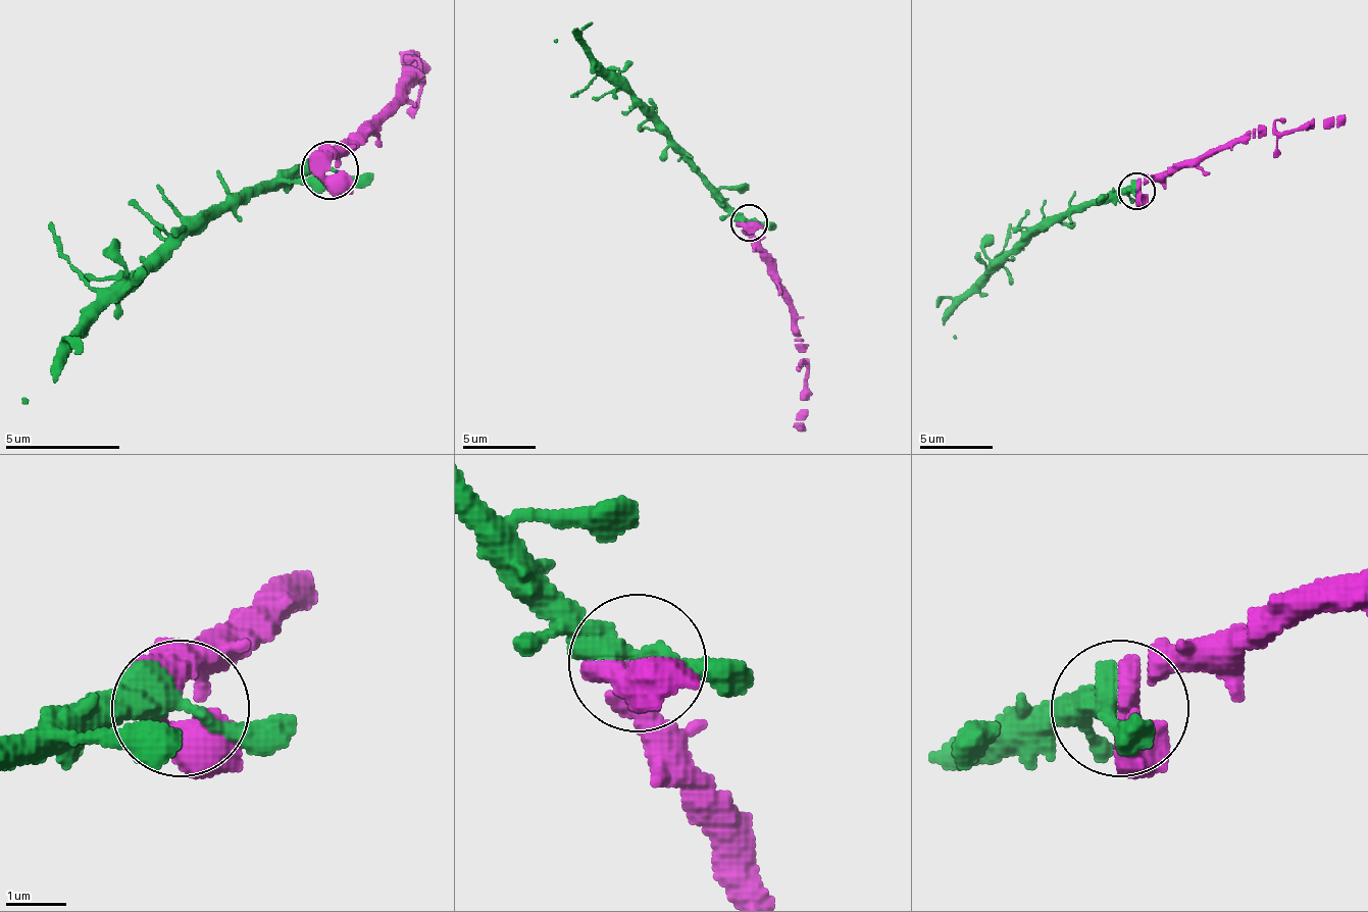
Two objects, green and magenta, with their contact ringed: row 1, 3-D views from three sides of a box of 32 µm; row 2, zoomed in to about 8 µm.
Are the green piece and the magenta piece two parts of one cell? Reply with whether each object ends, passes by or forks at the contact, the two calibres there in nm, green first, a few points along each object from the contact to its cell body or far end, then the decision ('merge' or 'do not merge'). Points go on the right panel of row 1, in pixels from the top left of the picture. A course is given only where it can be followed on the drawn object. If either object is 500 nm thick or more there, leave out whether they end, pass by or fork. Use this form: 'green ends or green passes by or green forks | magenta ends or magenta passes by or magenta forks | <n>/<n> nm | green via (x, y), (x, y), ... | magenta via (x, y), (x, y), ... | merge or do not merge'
green passes by | magenta passes by | 380/440 nm | green via (1133, 190), (1115, 190), (1054, 215), (948, 317), (945, 324), (955, 339) | magenta via (1137, 190), (1265, 128), (1302, 132), (1312, 120), (1345, 113) | merge

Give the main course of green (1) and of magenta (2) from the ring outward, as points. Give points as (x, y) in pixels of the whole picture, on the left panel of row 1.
1: (328, 168), (294, 168), (213, 209), (58, 369), (52, 382), (23, 404)
2: (328, 168), (334, 157), (397, 94), (414, 70), (420, 77), (408, 59), (414, 48)

